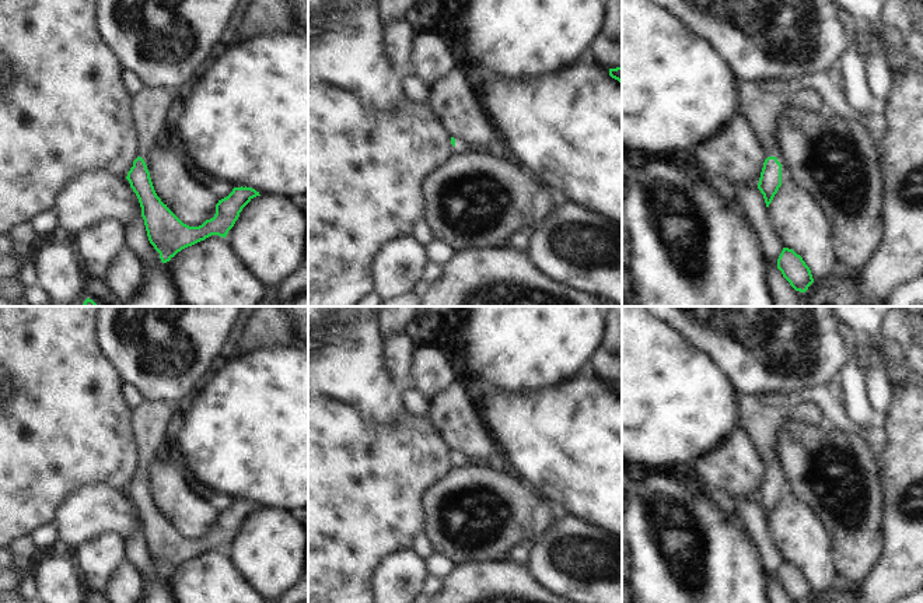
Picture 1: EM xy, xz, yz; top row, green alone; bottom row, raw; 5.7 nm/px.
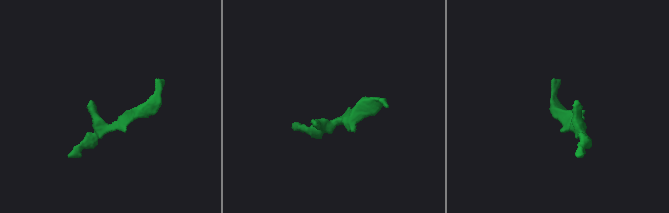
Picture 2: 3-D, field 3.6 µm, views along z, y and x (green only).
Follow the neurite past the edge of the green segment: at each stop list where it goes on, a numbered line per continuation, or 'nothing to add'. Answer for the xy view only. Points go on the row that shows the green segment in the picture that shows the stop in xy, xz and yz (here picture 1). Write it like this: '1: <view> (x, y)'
1: xy (149, 107).

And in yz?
1: yz (761, 108).

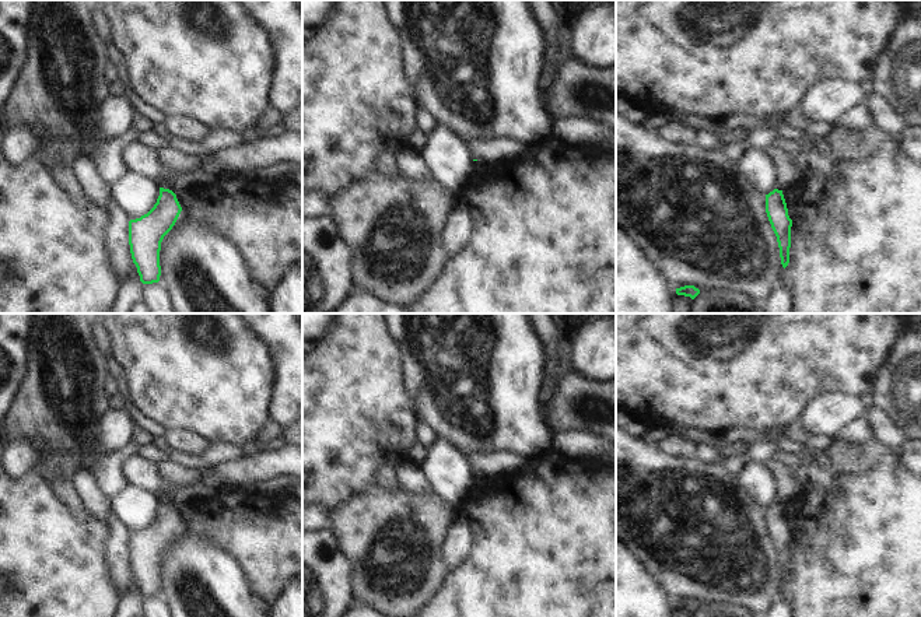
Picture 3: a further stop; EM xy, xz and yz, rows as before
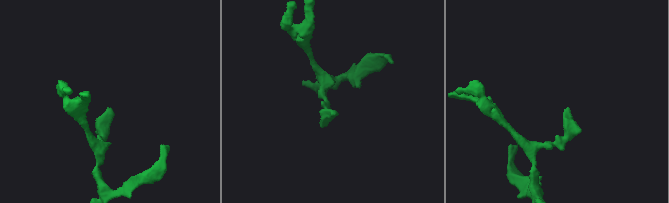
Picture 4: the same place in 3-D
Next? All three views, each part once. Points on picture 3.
1: yz (787, 172).

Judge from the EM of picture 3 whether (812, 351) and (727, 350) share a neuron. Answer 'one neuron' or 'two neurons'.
one neuron

